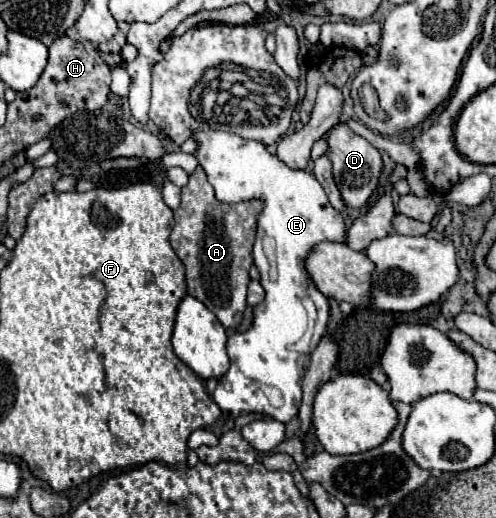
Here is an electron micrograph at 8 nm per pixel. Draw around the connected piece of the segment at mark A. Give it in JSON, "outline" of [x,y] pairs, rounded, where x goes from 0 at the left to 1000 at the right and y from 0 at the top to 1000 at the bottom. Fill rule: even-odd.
{"outline":[[[397,322],[385,334],[381,353],[369,361],[365,396],[353,407],[353,438],[341,461],[349,485],[373,512],[377,566],[433,604],[454,635],[474,635],[486,624],[498,593],[494,573],[506,542],[502,519],[510,512],[506,481],[526,403],[530,392],[514,392],[514,384],[474,396],[438,388],[409,322]]]}

